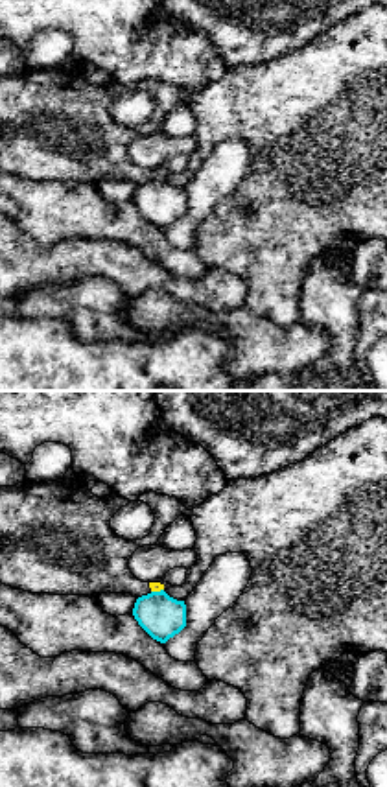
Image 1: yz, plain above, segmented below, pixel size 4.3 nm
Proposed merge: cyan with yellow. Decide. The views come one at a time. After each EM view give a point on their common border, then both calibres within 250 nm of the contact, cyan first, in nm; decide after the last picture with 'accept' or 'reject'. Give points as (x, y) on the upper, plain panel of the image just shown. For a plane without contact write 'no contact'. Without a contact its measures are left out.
(157, 179) | 190/50 nm

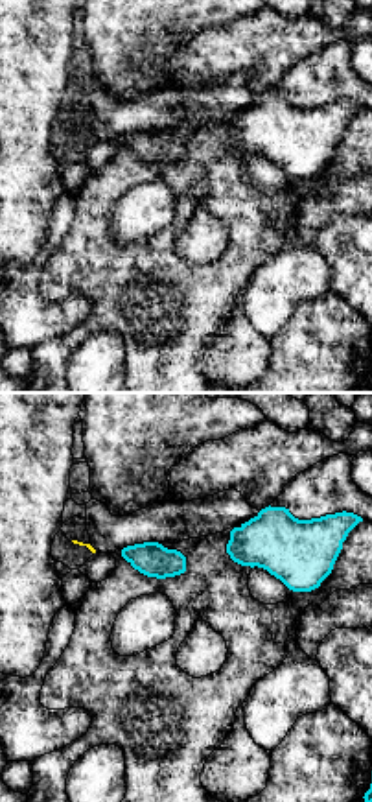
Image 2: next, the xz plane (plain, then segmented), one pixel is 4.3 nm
no contact

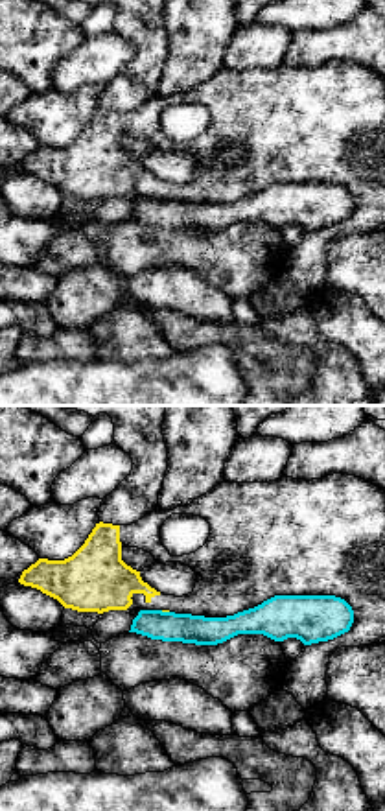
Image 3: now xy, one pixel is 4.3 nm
(164, 199) | 130/20 nm

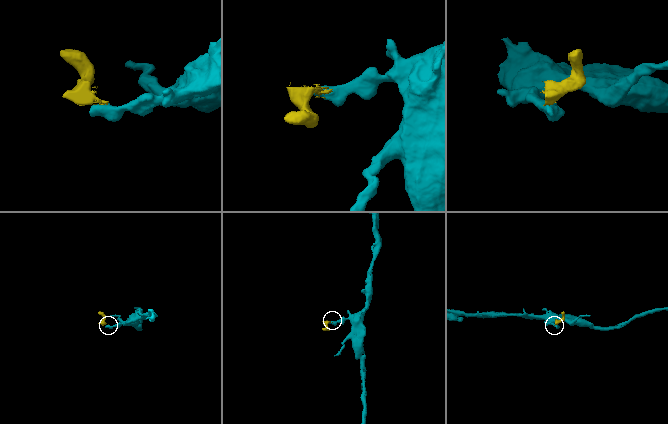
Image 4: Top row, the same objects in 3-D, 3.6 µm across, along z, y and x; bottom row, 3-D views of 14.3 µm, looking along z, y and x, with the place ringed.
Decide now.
reject

